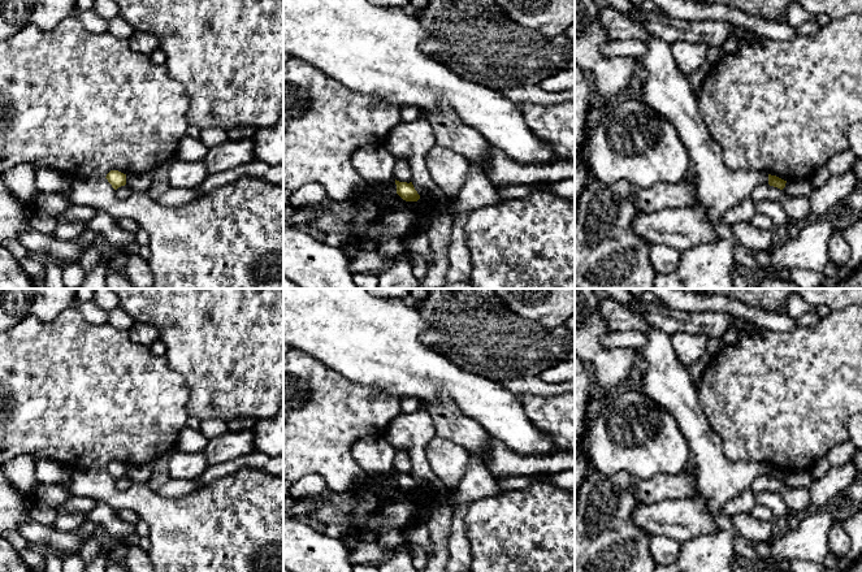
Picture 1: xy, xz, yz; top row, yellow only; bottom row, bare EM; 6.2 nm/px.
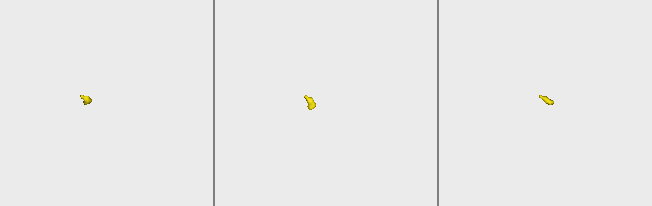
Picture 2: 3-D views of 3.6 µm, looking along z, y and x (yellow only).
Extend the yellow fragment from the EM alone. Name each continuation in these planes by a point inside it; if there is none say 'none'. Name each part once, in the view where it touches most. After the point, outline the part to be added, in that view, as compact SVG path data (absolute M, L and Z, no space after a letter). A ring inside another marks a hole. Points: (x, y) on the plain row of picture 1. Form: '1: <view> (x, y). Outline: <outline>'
none

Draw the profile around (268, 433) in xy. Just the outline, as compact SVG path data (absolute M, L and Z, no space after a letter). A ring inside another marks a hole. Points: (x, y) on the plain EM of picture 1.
M283 406L273 417L256 420L251 430L255 451L270 458L283 455Z

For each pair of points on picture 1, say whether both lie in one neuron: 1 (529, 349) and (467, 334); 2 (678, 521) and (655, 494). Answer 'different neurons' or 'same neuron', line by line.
1: same neuron
2: different neurons

